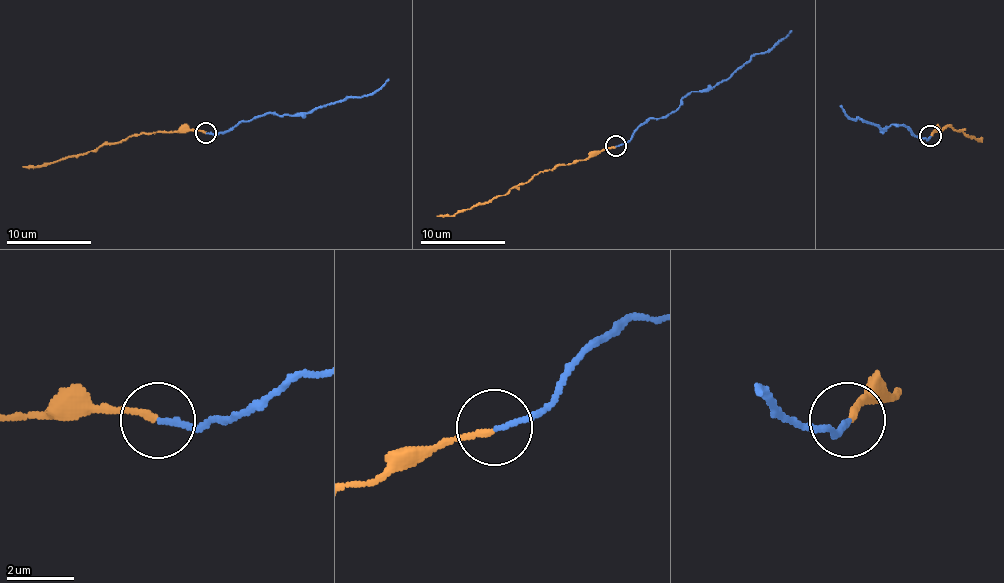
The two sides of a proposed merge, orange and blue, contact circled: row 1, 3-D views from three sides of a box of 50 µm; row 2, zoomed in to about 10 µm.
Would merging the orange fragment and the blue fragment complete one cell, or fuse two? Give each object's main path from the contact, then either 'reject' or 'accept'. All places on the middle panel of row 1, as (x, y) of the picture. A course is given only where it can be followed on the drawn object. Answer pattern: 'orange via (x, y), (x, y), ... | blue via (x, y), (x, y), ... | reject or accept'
orange via (616, 147), (593, 151), (582, 161), (542, 170), (486, 203), (476, 203), (453, 216), (436, 217) | blue via (616, 145), (629, 141), (649, 118), (674, 112), (691, 92), (708, 92), (756, 54), (771, 52), (791, 30) | reject

